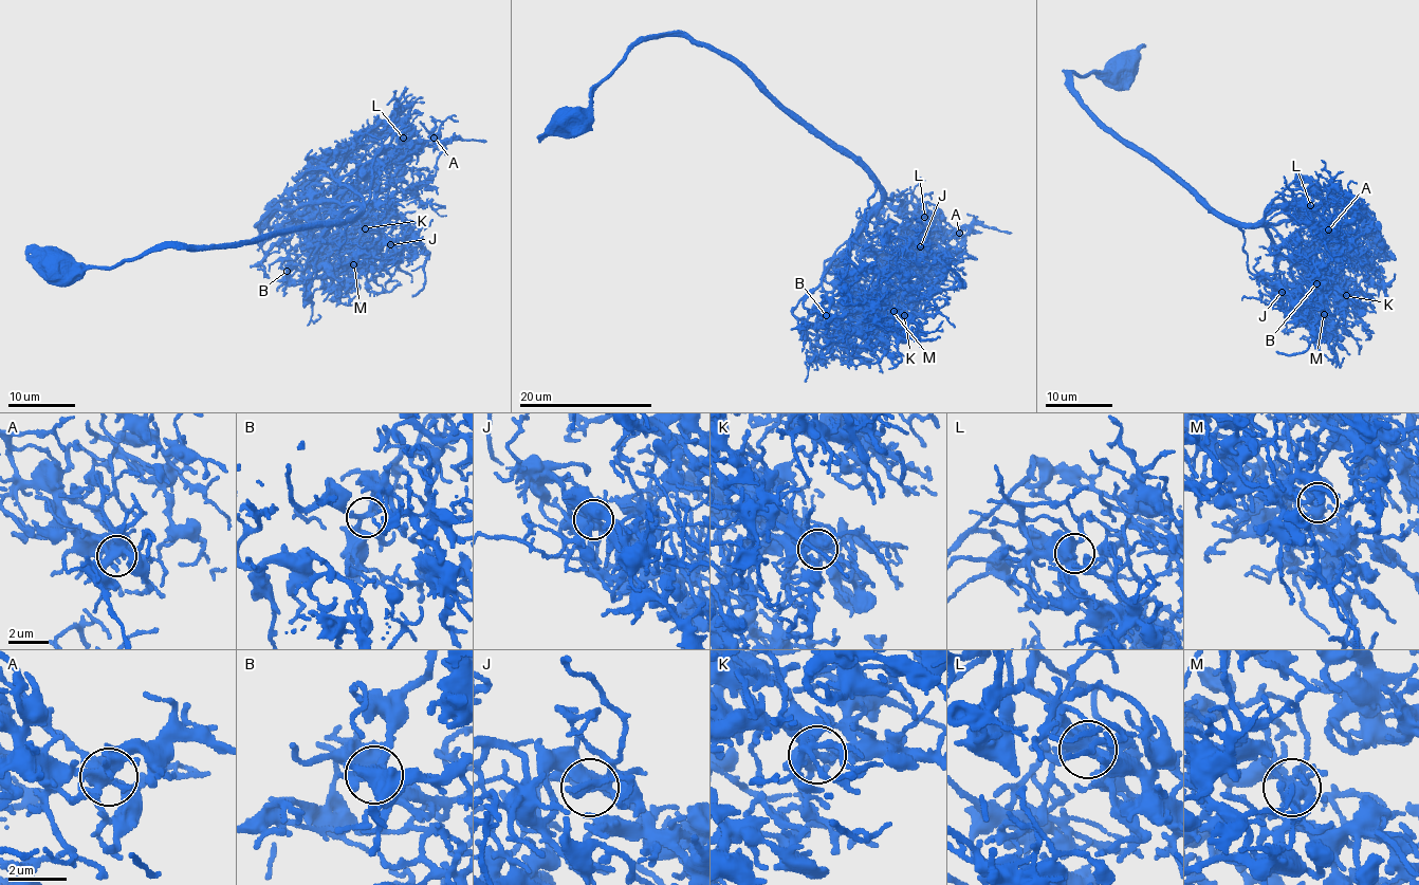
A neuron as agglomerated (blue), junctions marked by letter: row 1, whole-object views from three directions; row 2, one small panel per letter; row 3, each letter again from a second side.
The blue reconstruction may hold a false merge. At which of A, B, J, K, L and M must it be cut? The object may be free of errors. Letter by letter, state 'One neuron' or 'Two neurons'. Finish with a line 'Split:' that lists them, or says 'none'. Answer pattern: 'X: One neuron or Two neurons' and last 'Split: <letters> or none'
A: One neuron
B: One neuron
J: One neuron
K: One neuron
L: One neuron
M: One neuron
Split: none

